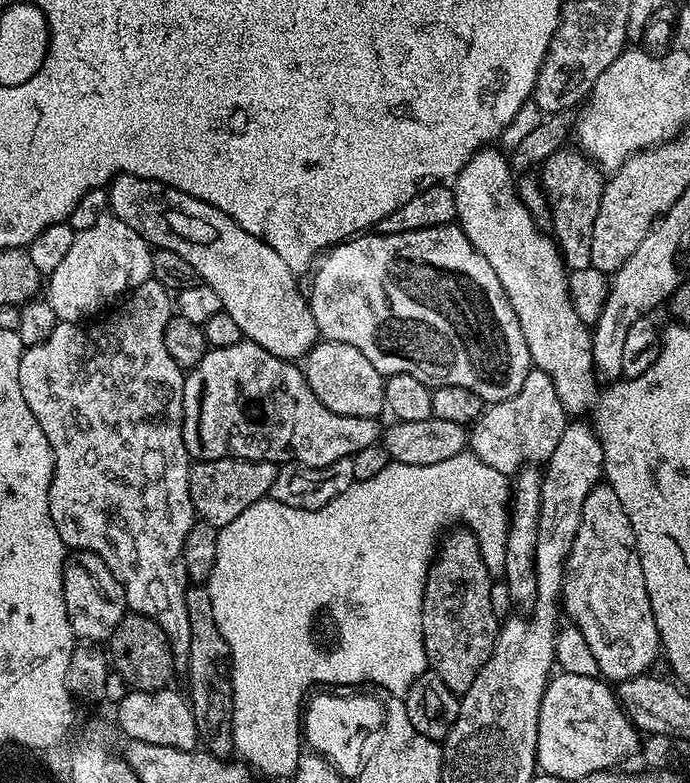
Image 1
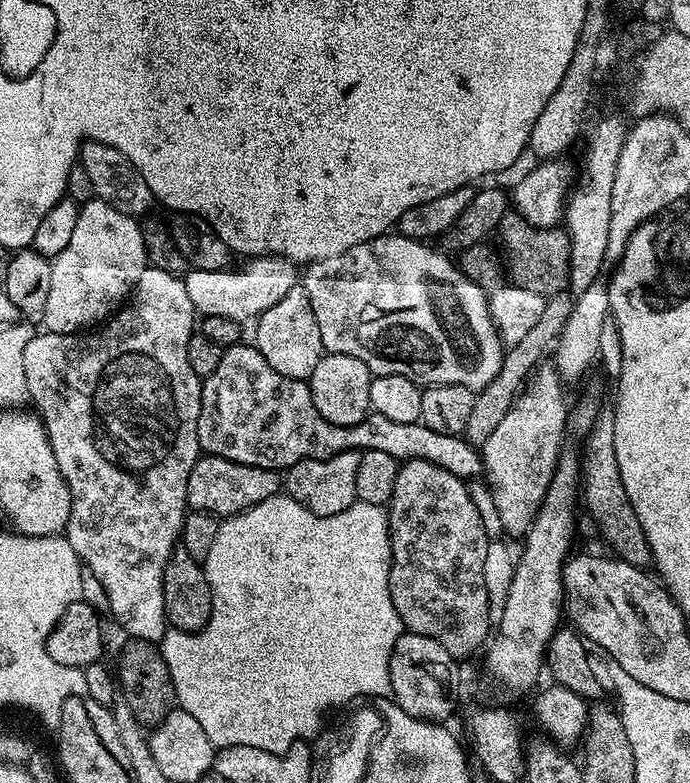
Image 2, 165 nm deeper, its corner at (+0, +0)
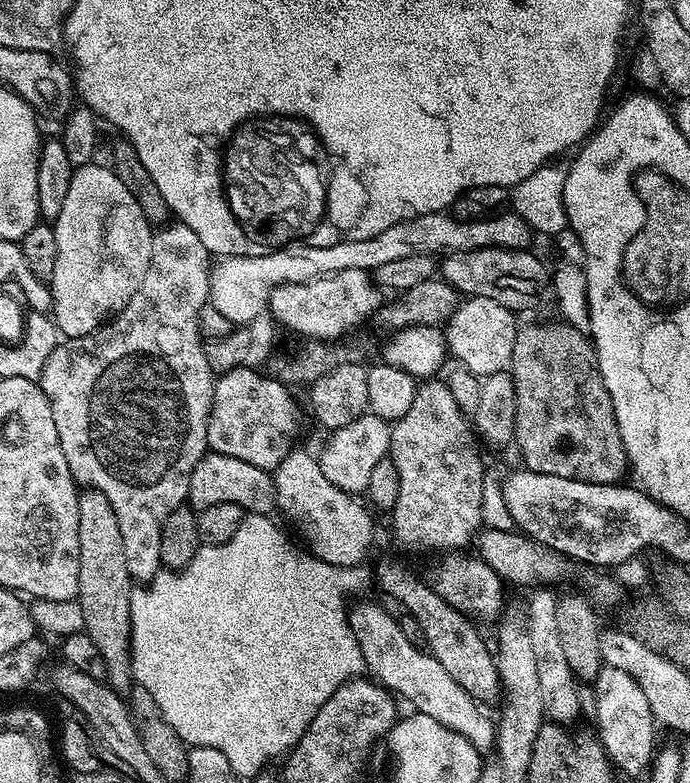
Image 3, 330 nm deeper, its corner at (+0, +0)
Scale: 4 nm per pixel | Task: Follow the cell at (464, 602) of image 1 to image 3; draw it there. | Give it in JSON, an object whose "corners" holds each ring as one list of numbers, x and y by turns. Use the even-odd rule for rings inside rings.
{"corners":[[428,378,417,387,414,394,414,403,402,418,398,418,391,425,392,437,388,451,394,466,398,466,398,502,392,508,390,519,392,519,392,528,396,531,396,536,408,548,433,548,436,554,444,554,449,550,467,549,467,544,473,543,474,537,481,531,484,515,482,514,482,498,486,495,484,488,484,464,480,461,481,445,478,443,477,434,470,423,469,417,461,412,460,407,454,402,454,396,450,394,447,383,440,378]]}

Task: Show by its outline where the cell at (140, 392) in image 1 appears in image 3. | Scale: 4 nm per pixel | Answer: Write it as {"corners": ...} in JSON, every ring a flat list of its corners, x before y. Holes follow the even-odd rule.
{"corners":[[179,222,169,223,161,227,152,238,152,257,150,258,150,270,146,270,146,278,142,278,142,286,130,298,130,302,121,312,115,313,107,322,100,325,96,331,85,336,73,336,57,343,56,349,46,358,46,366,42,366,42,374,38,378,41,390,45,392,50,406,53,408,54,423,58,430,58,440,69,463,70,474,77,485,96,488,102,494,106,494,107,501,114,508,114,514,118,518,118,526,122,530,122,542,126,546,126,566,128,572,136,582,150,582,161,571,160,543,162,542,162,522,166,522,166,514,181,507,188,499,188,487,190,486,190,474,194,466,204,457,208,447,208,415,212,409,212,386,214,373,206,362,204,344,198,330,198,314,202,306,209,303,208,281,210,279,210,253,206,246,190,226]]}

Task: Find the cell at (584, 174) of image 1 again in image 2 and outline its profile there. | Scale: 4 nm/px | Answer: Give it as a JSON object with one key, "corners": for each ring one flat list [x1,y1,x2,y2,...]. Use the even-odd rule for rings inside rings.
{"corners":[[505,218,500,223,499,236,504,243,502,256,506,261,506,276,511,283,546,298,567,289,571,268,571,238,563,227,535,228,519,218]]}

